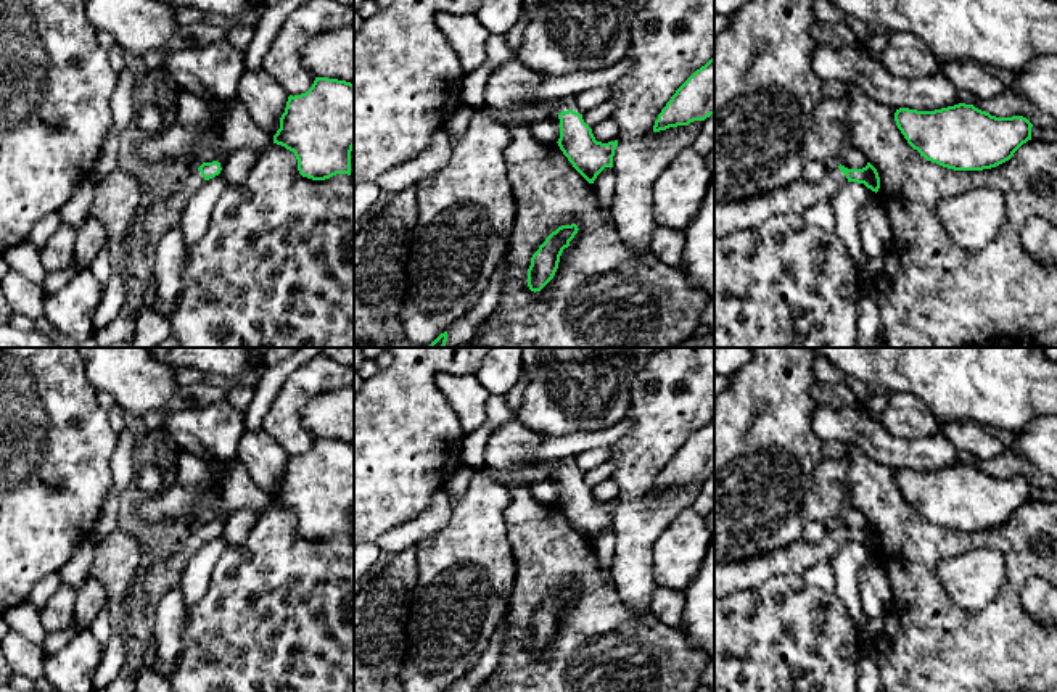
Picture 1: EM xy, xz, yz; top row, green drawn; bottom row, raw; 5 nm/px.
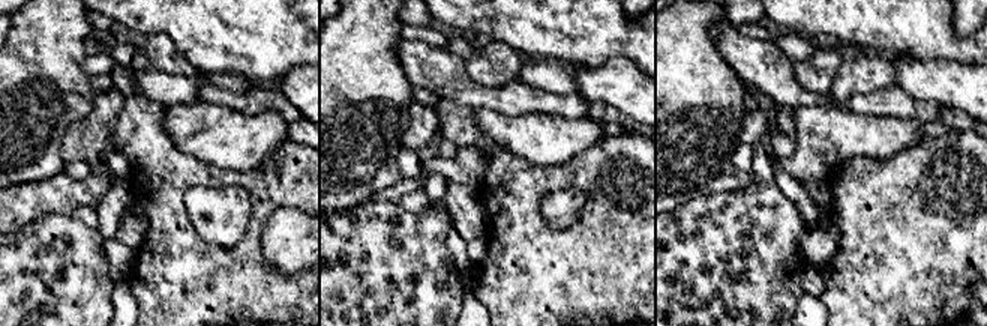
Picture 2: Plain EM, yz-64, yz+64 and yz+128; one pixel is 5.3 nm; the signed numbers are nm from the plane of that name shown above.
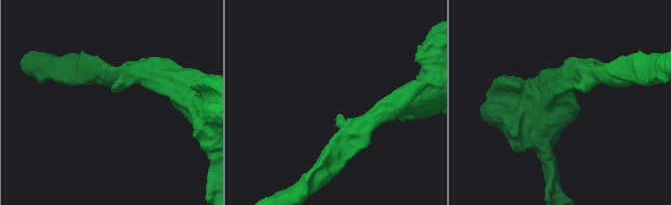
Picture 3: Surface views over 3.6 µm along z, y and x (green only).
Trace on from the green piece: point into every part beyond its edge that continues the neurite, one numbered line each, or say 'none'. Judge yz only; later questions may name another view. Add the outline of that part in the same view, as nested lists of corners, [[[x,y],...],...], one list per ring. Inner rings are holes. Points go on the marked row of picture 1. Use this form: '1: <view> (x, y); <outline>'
1: yz (750, 213); [[[829,167],[817,183],[796,180],[761,196],[714,206],[714,240],[734,232],[756,229],[777,214],[803,214],[814,204],[829,206],[830,200],[848,182],[838,167]]]

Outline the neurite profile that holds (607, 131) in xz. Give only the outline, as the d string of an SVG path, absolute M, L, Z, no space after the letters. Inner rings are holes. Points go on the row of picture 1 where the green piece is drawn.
M605 119L598 122L595 127L592 127L592 134L597 142L608 143L618 140L619 127L616 121Z

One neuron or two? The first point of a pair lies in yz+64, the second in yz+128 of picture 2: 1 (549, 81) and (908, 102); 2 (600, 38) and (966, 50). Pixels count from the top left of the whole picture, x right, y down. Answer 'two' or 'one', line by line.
1: two
2: one

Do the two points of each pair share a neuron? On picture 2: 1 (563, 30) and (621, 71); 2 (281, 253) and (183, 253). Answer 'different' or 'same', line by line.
1: different
2: different

